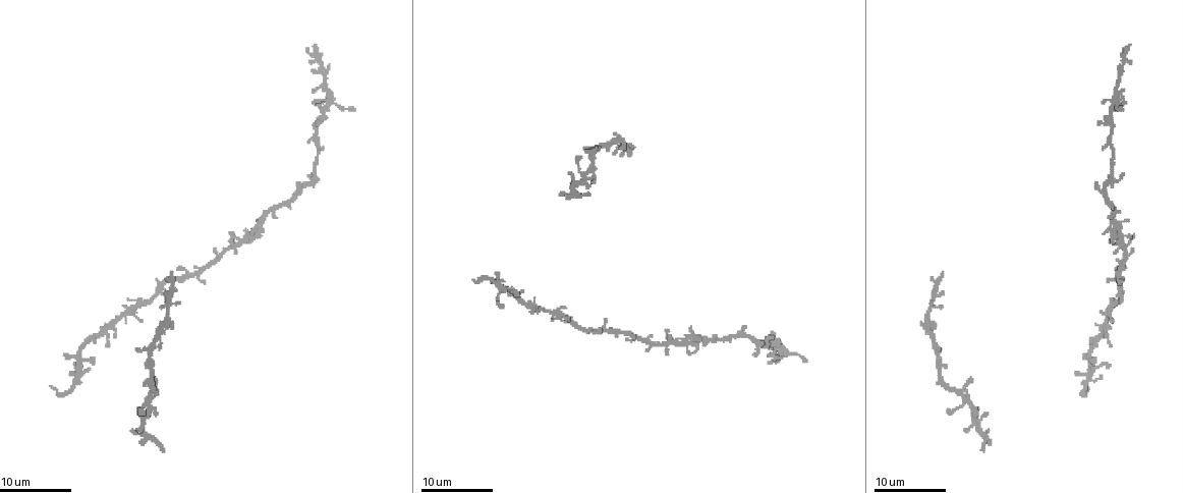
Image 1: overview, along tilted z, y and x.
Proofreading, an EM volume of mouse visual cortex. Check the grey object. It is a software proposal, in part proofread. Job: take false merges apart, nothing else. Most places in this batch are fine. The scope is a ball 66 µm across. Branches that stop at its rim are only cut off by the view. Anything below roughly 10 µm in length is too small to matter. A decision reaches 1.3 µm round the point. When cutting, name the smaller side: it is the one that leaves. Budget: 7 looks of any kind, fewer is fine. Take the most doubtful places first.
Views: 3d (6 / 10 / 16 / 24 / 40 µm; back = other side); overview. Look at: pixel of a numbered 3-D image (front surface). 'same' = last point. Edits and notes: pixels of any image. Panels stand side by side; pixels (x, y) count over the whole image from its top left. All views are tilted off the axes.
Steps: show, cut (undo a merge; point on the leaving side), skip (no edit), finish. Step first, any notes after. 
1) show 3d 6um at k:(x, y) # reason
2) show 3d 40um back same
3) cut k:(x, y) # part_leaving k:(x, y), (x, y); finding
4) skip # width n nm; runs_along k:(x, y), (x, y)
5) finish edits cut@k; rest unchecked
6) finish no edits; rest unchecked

show 3d 10um at 1:(166, 308) # four arms meet

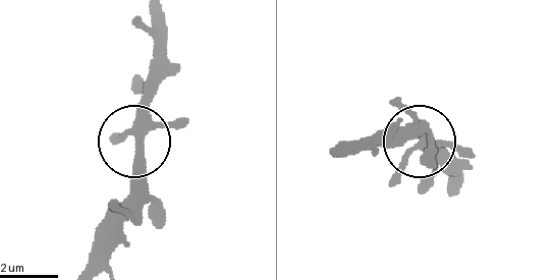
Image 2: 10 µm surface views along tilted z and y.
show 3d 10um back at 2:(141, 147) # from behind

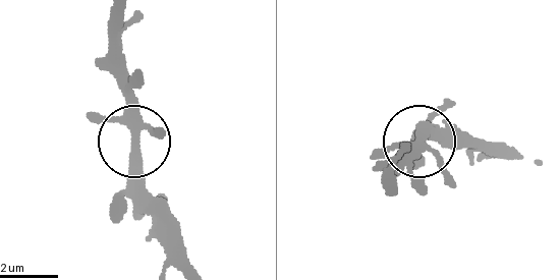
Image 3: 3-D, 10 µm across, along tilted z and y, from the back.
skip # continuous, no second cell

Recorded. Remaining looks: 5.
show 3d 10um at 1:(942, 376) # thin neck

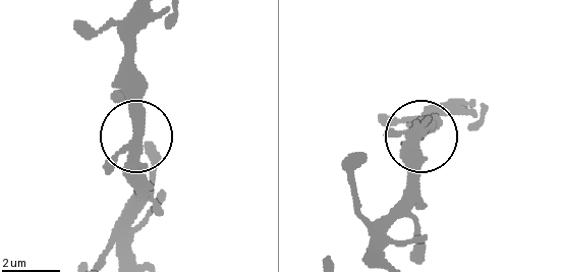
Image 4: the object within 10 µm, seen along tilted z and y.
skip # width 300 nm; all the same cell

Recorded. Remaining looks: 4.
show 3d 6um at 1:(312, 181) # sudden change in width

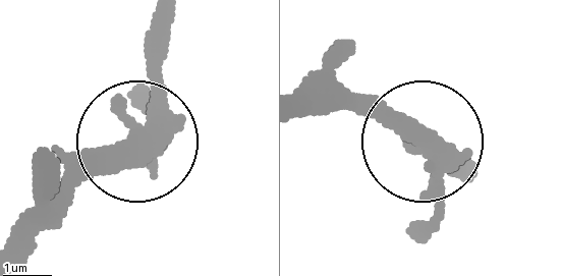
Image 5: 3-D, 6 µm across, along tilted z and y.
show 3d 6um back at 5:(426, 147)

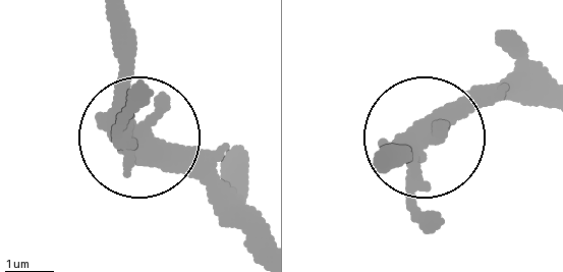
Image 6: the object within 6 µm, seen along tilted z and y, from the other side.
skip # all the same cell

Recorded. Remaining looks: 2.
finish no edits; rest unchecked

